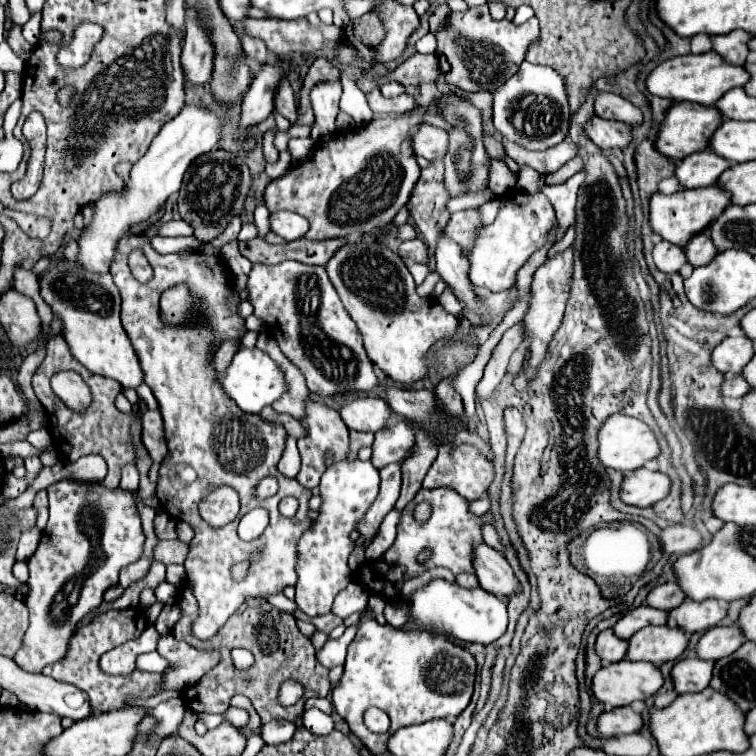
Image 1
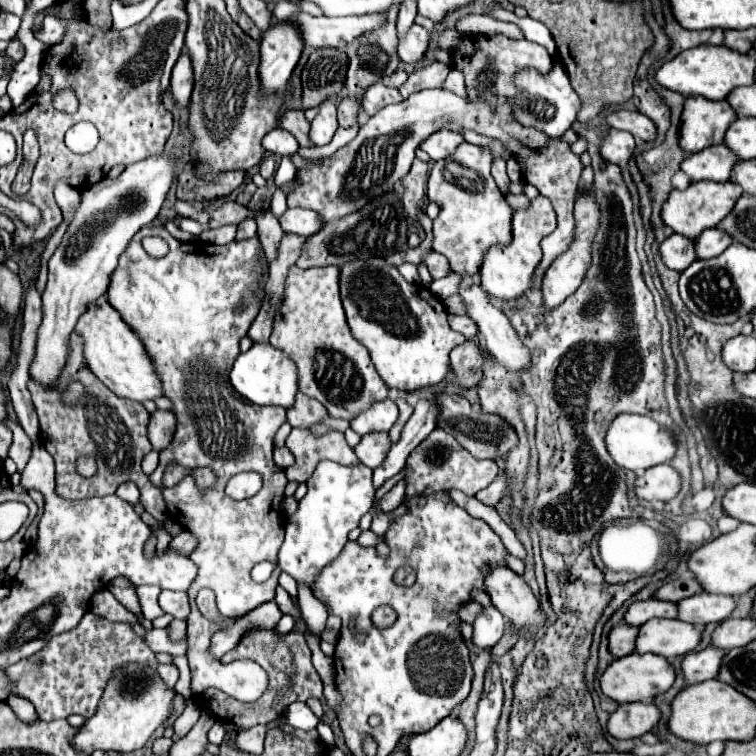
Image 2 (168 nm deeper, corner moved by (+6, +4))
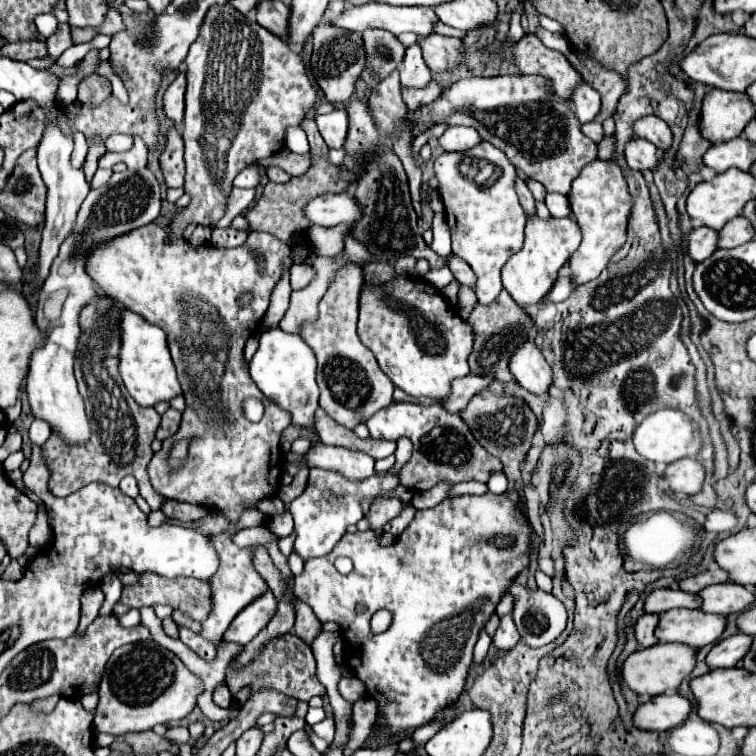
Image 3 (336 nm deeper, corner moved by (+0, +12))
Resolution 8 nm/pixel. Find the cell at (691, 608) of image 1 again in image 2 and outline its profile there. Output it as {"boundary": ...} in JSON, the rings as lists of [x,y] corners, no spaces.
{"boundary":[[[700,592],[678,602],[678,620],[706,626],[710,622],[722,622],[734,610],[734,598],[722,594]]]}

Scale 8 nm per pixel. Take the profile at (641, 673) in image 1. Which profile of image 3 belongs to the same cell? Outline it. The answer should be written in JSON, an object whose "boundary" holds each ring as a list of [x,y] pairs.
{"boundary":[[[656,644],[650,648],[640,648],[630,654],[622,668],[624,682],[640,696],[658,696],[658,694],[672,694],[678,692],[682,680],[694,670],[696,666],[696,650],[686,644]]]}

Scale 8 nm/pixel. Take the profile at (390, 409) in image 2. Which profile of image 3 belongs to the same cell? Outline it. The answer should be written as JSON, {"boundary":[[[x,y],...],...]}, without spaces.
{"boundary":[[[390,404],[388,408],[382,408],[376,412],[366,426],[370,428],[372,438],[382,440],[398,440],[402,436],[410,438],[414,444],[412,458],[408,460],[408,468],[400,470],[400,484],[404,484],[408,490],[422,492],[434,488],[438,482],[466,482],[466,480],[478,480],[488,482],[488,478],[494,472],[502,472],[500,460],[486,452],[480,442],[472,436],[470,428],[464,424],[460,414],[450,414],[442,408],[442,404]]]}

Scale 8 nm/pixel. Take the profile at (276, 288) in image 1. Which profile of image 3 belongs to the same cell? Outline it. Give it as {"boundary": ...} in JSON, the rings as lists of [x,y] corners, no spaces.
{"boundary":[[[350,264],[342,268],[320,302],[318,320],[306,324],[302,338],[316,352],[318,358],[318,386],[320,386],[320,408],[332,416],[344,428],[366,422],[374,412],[392,404],[392,380],[380,370],[374,354],[360,342],[356,334],[358,322],[358,298],[362,288],[362,268]]]}

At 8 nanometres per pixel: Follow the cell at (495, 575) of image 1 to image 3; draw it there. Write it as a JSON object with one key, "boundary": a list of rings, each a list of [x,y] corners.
{"boundary":[[[516,580],[510,586],[510,594],[516,598],[512,620],[528,646],[546,646],[564,632],[566,608],[556,596],[542,590],[528,590]]]}

